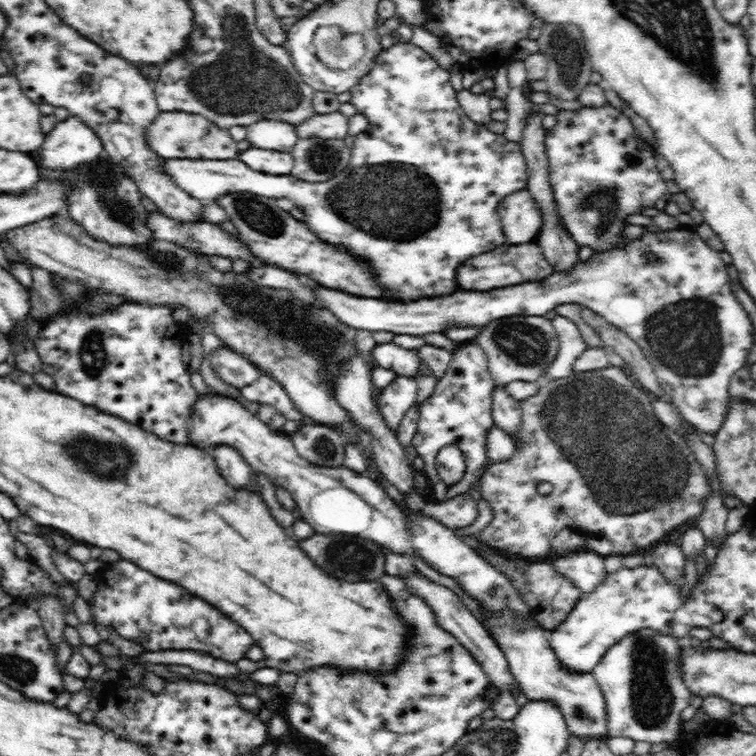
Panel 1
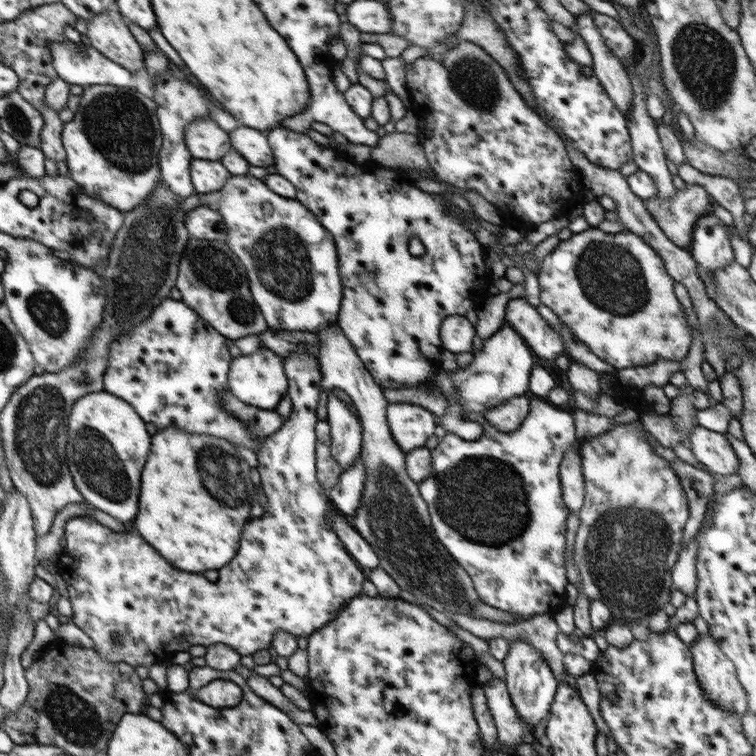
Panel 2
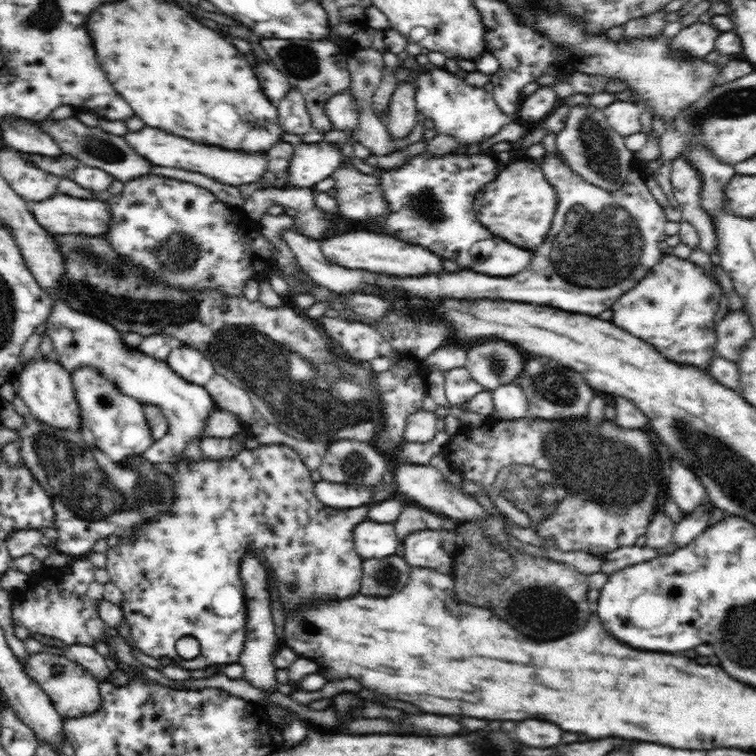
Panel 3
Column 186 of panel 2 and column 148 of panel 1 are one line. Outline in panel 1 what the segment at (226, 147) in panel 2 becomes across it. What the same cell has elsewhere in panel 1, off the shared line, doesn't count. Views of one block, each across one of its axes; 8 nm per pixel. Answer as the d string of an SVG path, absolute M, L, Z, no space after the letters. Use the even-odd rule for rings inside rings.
M183 111L161 112L148 126L146 143L150 151L164 159L230 160L238 158L237 142L224 130L208 121L204 116Z

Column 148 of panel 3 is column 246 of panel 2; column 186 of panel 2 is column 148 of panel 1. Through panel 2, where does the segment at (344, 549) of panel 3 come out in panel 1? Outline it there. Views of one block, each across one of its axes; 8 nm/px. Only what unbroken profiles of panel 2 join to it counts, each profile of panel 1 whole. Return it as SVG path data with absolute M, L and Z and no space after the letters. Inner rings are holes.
M116 560L116 562L108 563L105 572L93 576L97 579L98 590L94 600L88 605L90 604L91 614L96 625L113 627L114 631L122 638L140 644L148 652L192 650L210 654L214 658L235 664L245 658L248 650L255 645L250 633L220 613L214 606L168 580L160 580L160 578L152 576L152 573L138 568L137 564L132 564L128 560Z

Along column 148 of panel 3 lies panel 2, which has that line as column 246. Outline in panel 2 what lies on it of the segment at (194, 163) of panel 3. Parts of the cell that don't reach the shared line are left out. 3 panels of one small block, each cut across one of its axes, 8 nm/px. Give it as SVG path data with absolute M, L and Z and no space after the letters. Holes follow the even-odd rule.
M242 125L229 136L234 151L238 151L251 166L273 168L274 152L270 149L266 133Z

